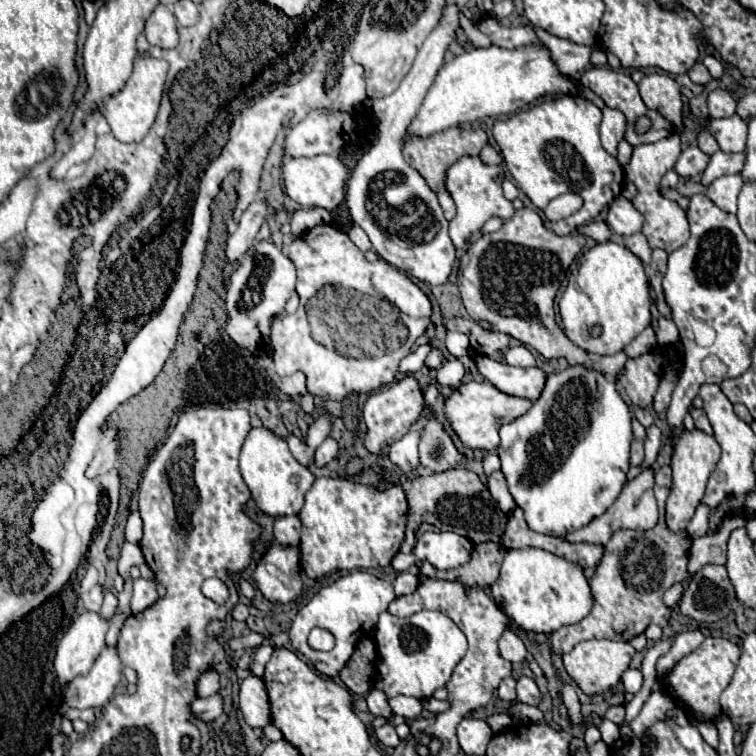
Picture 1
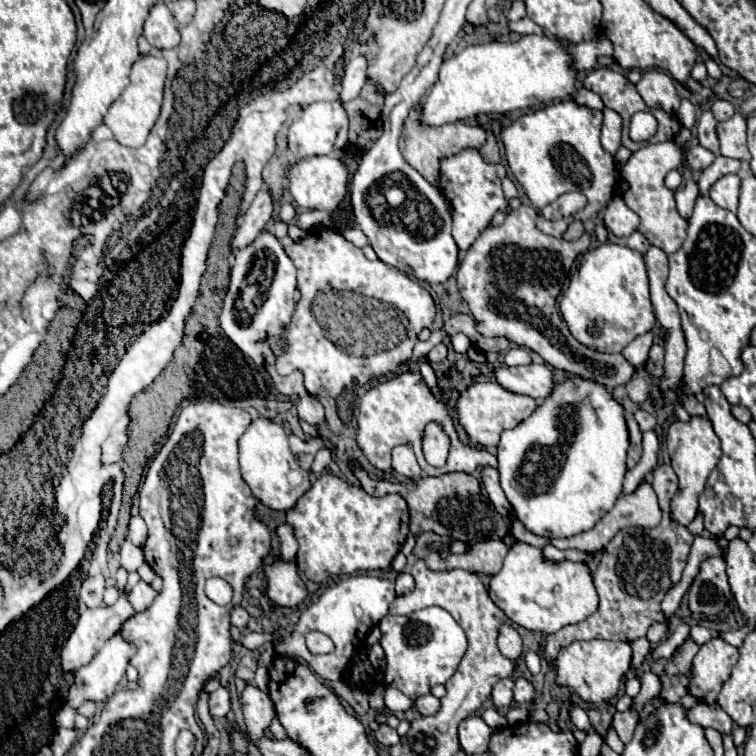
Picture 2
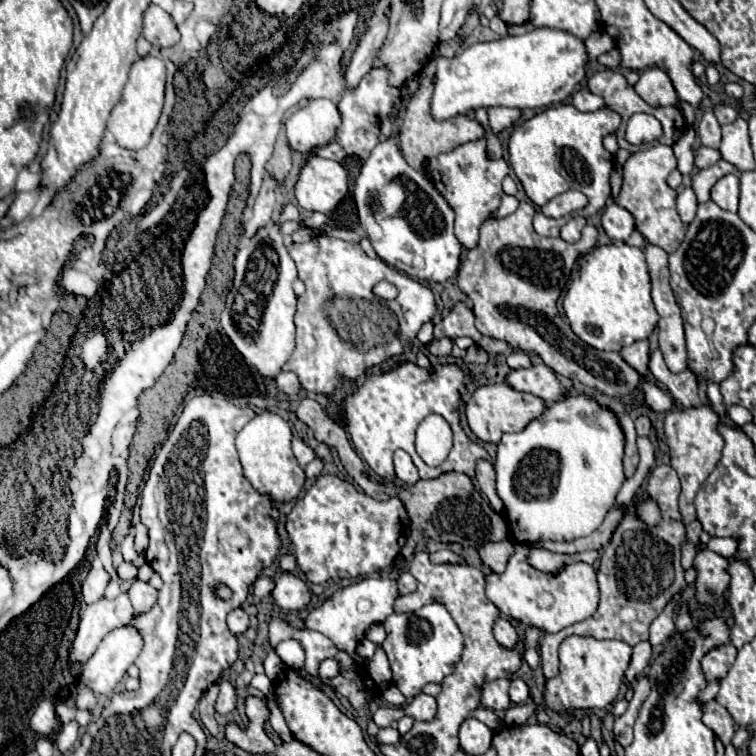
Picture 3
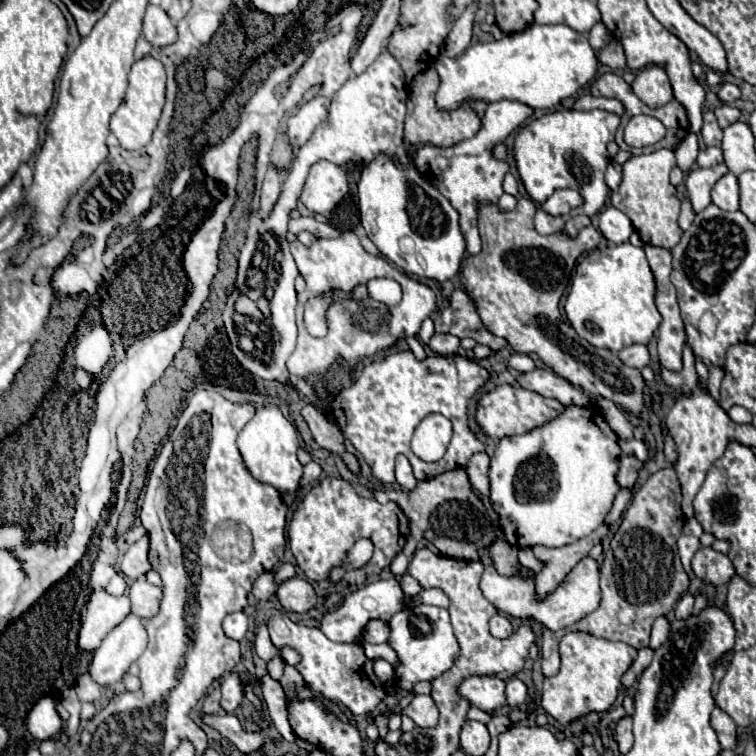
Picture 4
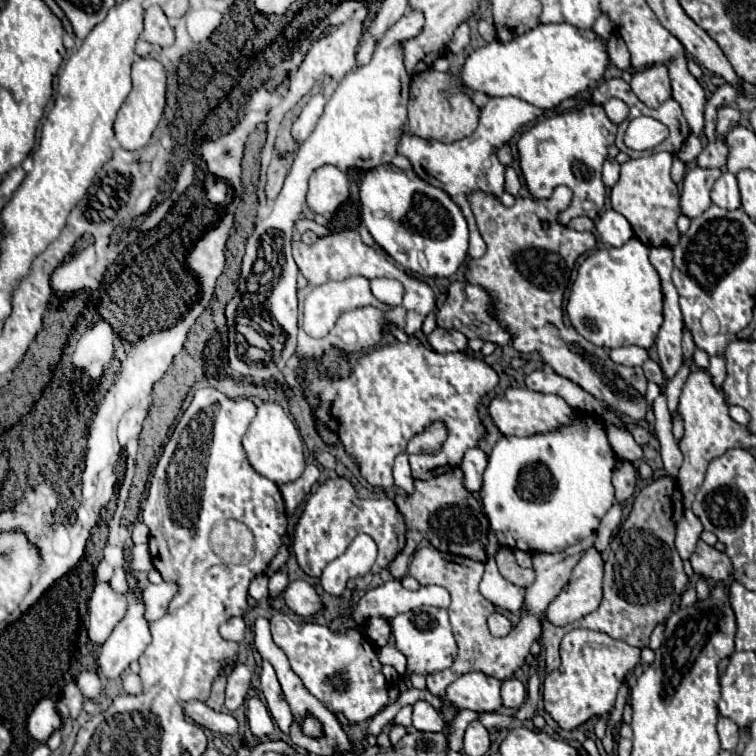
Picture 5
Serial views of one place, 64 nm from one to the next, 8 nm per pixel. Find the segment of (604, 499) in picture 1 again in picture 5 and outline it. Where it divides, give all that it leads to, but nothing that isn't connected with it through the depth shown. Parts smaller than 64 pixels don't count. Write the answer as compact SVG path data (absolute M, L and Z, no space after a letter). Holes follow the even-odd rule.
M576 414L566 426L554 432L534 434L526 438L502 436L492 448L484 472L482 500L490 526L496 532L498 544L524 552L562 552L564 548L588 538L598 530L602 516L614 504L612 472L616 468L616 454L608 442L604 422L588 414Z

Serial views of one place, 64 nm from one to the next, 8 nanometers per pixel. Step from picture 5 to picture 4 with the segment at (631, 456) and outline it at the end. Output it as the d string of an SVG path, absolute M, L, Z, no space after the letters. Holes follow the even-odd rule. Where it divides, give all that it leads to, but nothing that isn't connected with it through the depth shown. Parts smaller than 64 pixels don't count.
M636 438L634 440L620 440L620 448L622 448L624 454L634 454L642 462L646 462L650 458L648 448L646 448L646 444L642 440L636 440Z

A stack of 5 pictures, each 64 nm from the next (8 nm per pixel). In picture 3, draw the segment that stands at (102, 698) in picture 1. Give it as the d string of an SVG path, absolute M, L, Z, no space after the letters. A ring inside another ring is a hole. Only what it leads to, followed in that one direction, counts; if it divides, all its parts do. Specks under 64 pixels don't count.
M132 626L112 630L84 664L78 682L94 694L112 694L116 684L126 674L128 666L142 650L142 636Z

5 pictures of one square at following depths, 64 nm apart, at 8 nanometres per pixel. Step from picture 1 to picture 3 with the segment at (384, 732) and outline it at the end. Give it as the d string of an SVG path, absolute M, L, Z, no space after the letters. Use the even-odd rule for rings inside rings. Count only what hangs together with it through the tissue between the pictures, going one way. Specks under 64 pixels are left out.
M388 726L388 728L380 728L378 734L376 734L376 740L380 744L396 744L396 740L400 740L400 734L396 728Z

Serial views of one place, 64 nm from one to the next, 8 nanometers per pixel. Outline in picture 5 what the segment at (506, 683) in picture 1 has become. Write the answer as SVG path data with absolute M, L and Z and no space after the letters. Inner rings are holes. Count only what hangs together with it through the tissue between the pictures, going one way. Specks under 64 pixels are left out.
M470 672L452 682L446 690L446 700L456 708L470 708L476 712L496 712L502 708L502 682L482 672Z

